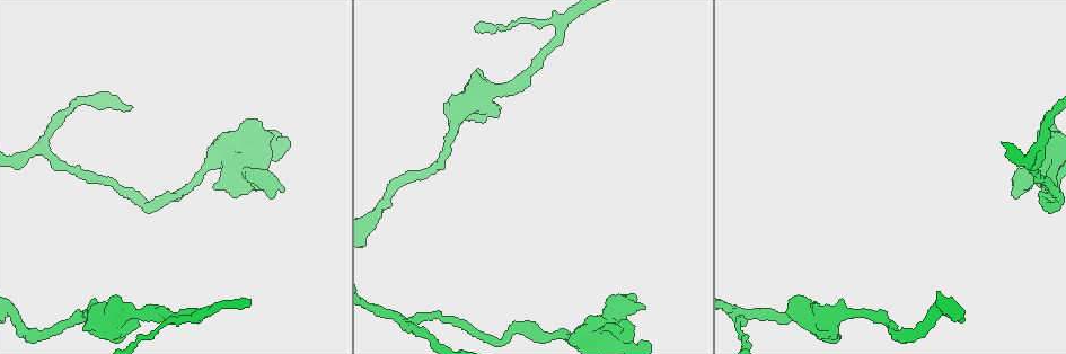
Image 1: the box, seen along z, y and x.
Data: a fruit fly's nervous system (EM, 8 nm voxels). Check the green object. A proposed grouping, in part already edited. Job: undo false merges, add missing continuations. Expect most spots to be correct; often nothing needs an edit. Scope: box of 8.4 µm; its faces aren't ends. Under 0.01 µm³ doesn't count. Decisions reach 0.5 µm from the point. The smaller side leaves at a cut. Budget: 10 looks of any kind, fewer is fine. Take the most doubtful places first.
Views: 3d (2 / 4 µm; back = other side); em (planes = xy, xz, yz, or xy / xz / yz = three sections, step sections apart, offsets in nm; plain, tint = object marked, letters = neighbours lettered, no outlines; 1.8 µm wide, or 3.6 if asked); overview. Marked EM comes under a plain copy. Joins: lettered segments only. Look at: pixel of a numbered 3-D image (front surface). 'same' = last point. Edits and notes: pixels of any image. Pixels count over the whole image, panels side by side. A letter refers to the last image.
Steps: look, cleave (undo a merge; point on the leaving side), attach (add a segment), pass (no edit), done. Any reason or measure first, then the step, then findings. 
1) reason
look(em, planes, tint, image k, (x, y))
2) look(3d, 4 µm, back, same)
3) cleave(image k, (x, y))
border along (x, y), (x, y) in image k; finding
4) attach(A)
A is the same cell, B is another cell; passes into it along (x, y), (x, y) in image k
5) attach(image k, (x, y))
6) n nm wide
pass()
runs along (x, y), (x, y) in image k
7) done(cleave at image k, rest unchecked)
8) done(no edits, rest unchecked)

look(em, planes, letters, image 1, (1021, 187))

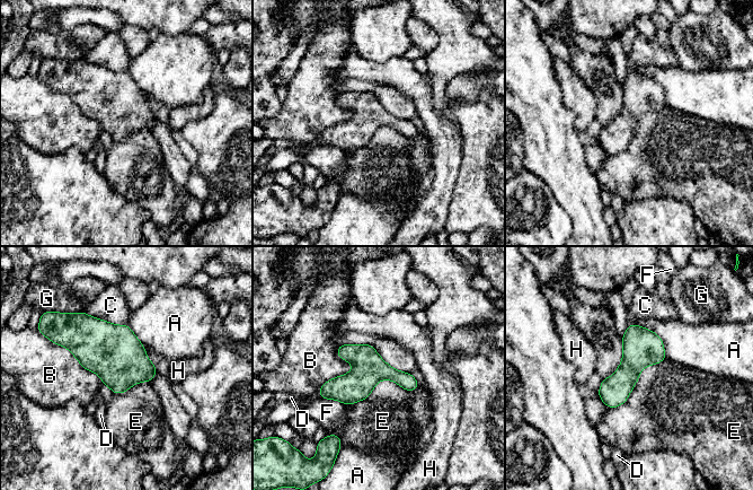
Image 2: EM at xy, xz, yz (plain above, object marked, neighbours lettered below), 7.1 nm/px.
pass()
A, B, C, D, E, F, G and H are other cells; no lettered segment goes on from it

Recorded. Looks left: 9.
free end
look(em, planes, letters, image 1, (241, 125))

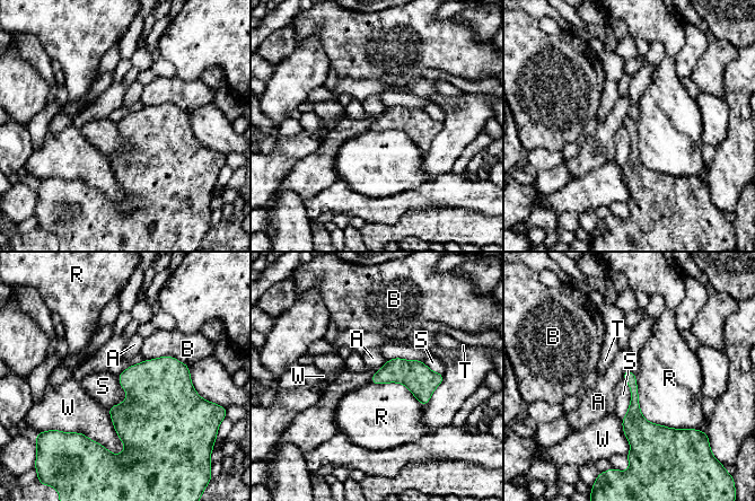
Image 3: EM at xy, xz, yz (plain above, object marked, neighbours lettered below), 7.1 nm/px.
pass()
A, B, R, S, T and W are other cells; no lettered segment goes on from it

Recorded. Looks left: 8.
arms part here
look(em, yz, step 4, tint, image 1, (1042, 146))

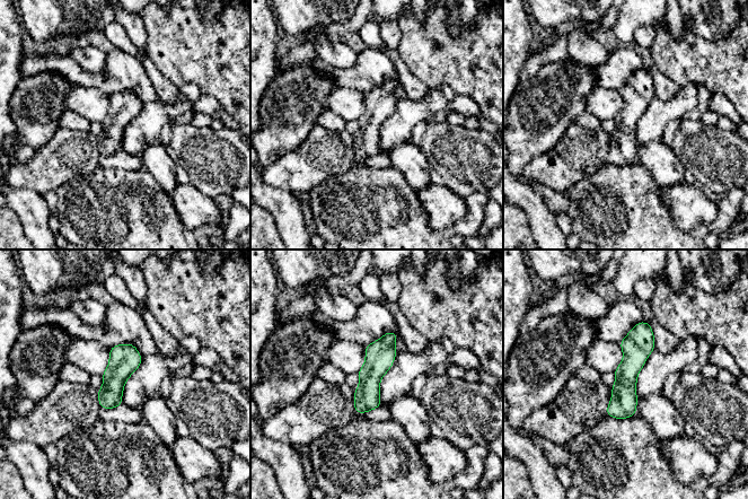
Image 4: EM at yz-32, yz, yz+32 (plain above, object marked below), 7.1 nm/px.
another direction
look(em, planes, tint, same)

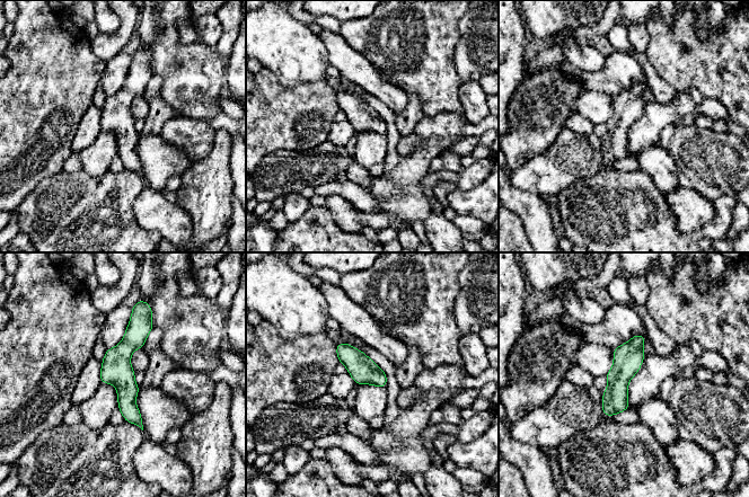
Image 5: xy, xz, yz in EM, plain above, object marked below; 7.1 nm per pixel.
what lies round it
look(em, planes, letters, same)

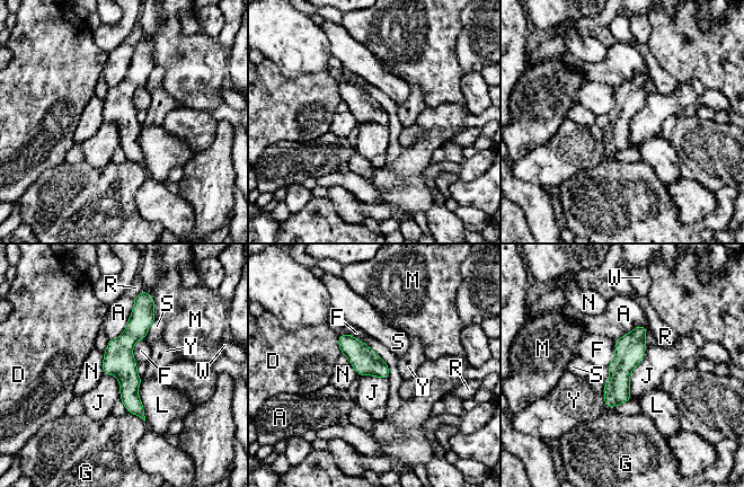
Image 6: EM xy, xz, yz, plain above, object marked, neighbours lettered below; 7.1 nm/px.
190 nm wide
pass()
A, D, F, G, J, L, M, N, R, S, W and Y are other cells; all the same neuron

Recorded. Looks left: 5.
thick end
look(3d, 4 µm, image 1, (136, 323))

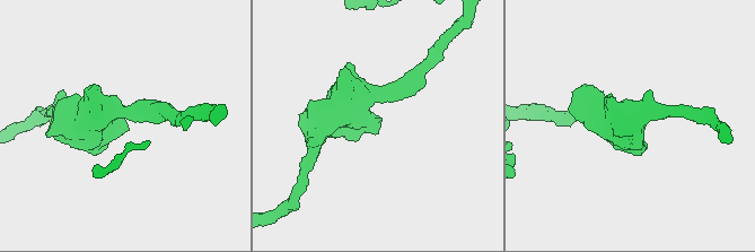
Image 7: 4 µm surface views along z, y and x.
need the tissue
look(em, 3.6 µm, planes, tint, image 7, (377, 133))

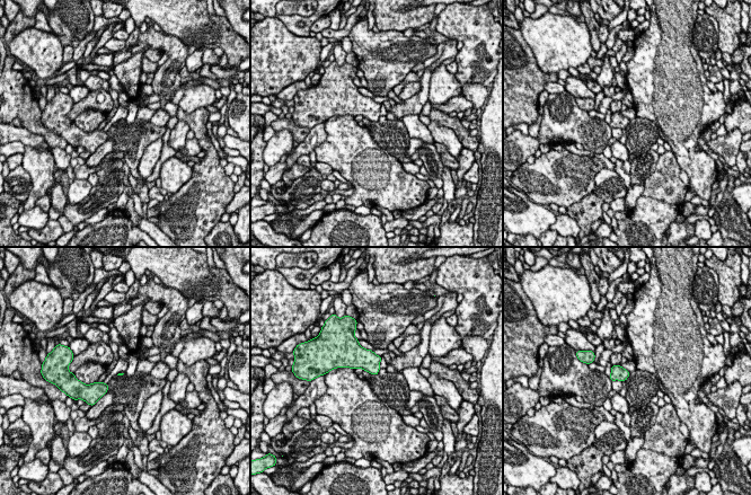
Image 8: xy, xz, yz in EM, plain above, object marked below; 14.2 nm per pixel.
see the neighbours
look(em, 3.6 µm, planes, letters, same)

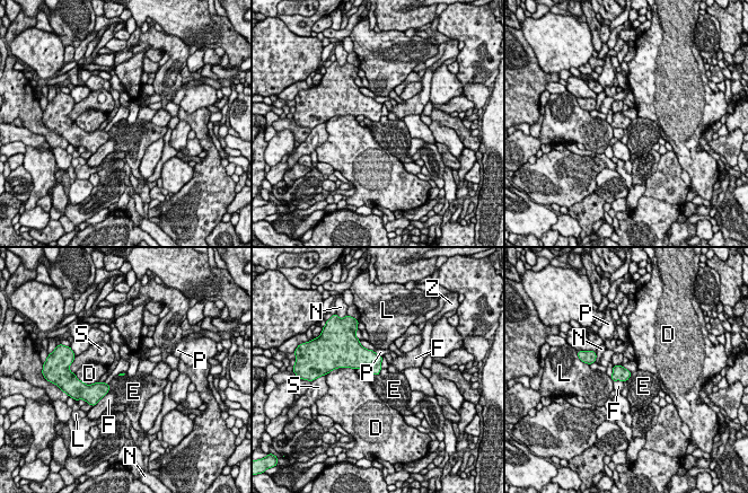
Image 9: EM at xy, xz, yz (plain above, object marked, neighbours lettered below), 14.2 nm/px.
pass()
D, E, F, L, N, P, S and Z are other cells; border along (632, 372), (626, 380) in image 9; no lettered segment goes on from it

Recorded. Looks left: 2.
done(no edits, rest unchecked)

